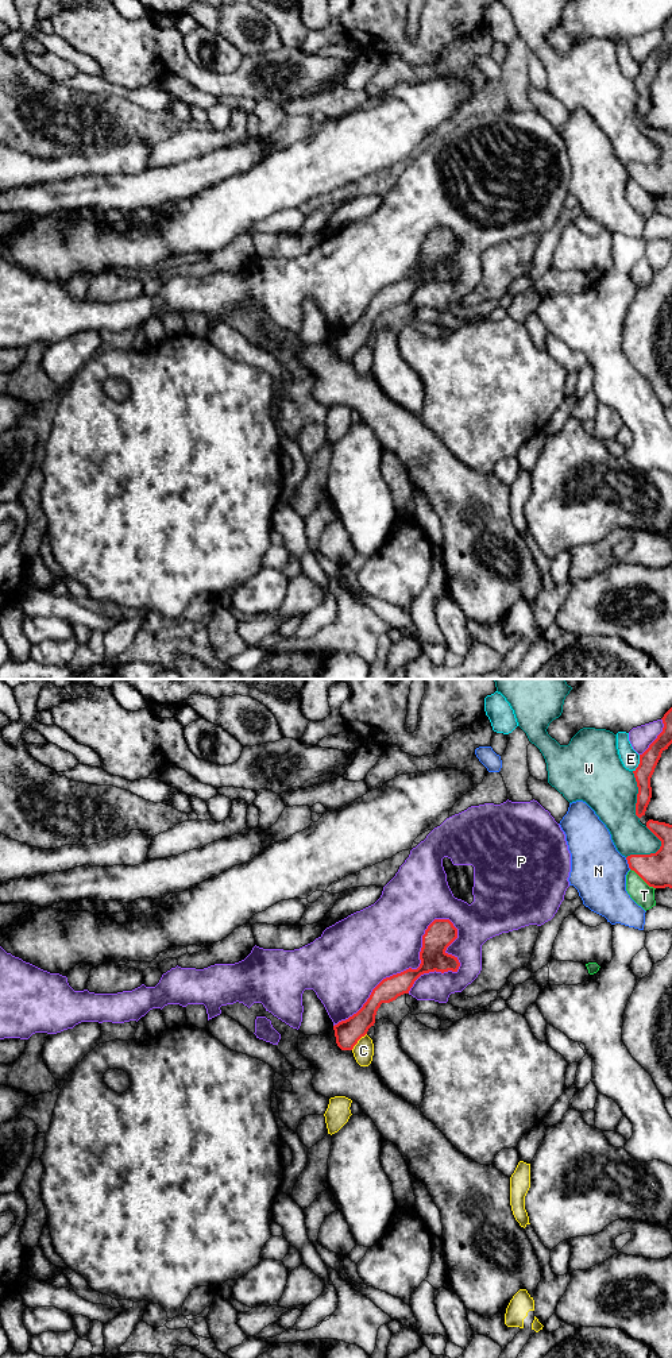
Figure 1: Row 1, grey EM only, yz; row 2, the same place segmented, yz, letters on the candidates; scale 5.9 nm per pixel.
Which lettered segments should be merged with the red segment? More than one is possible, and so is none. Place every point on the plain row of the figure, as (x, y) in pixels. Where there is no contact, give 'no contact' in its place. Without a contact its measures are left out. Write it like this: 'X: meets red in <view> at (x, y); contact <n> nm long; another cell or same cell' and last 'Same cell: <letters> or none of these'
C: meets red in yz at (358, 348); contact 140 nm long; another cell
E: meets red in yz at (640, 72); contact 110 nm long; another cell
N: meets red in yz at (628, 172); contact 80 nm long; another cell
P: meets red in yz at (406, 278); contact 950 nm long; another cell
T: meets red in yz at (642, 188); contact 200 nm long; another cell
W: meets red in yz at (645, 164); contact 240 nm long; another cell
Same cell: none of these

